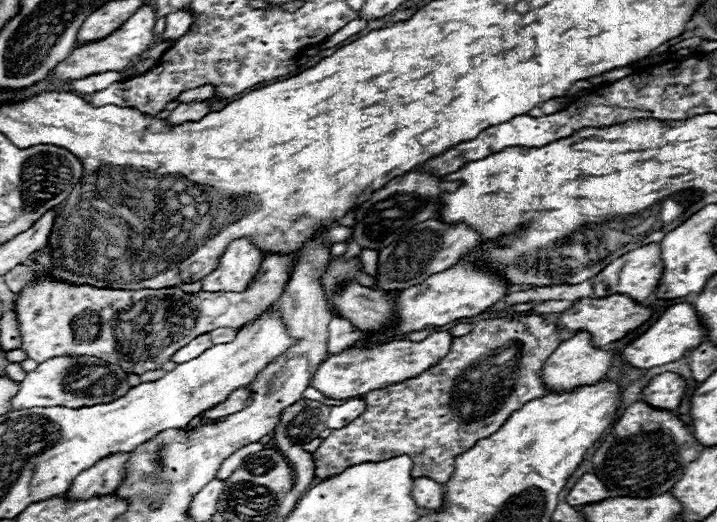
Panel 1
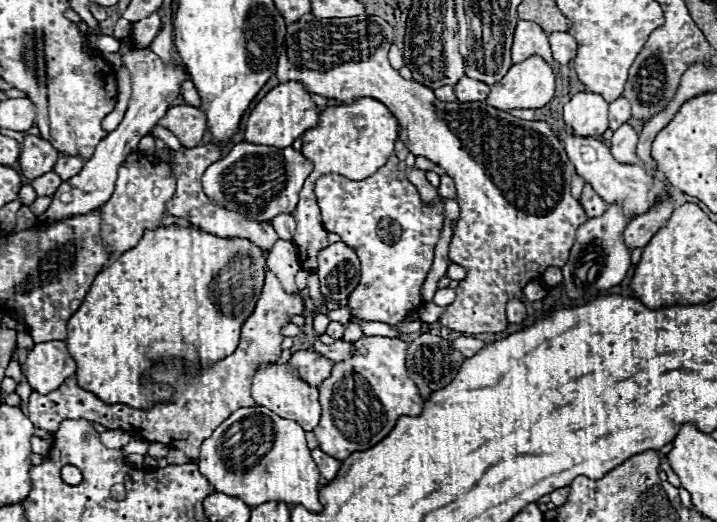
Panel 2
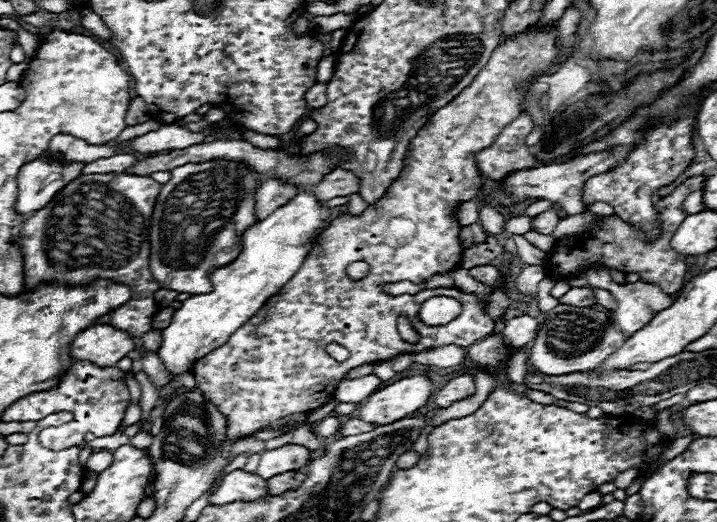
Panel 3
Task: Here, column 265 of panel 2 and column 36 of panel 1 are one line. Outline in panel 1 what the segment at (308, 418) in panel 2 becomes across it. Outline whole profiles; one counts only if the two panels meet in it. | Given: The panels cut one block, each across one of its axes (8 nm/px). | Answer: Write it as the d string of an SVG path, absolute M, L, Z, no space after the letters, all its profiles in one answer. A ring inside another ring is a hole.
M80 356L80 358L50 358L20 382L18 394L12 398L12 410L24 410L24 408L48 408L48 406L64 406L64 408L82 408L82 406L94 406L94 404L106 404L120 396L124 396L130 390L128 374L110 362L104 362L100 358L92 356Z

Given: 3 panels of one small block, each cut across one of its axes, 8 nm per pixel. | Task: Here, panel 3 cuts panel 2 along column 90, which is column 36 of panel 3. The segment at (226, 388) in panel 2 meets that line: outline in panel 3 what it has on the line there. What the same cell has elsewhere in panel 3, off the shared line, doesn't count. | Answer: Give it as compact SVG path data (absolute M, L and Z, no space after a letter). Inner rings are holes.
M76 362L70 372L62 378L62 382L48 390L36 392L26 398L14 402L4 414L2 422L26 422L26 420L40 420L48 414L56 414L60 410L68 410L74 414L74 420L60 426L44 430L42 444L50 446L52 450L62 450L64 446L80 446L84 442L84 434L92 432L96 436L110 436L116 432L120 422L124 420L124 412L130 402L130 392L126 386L126 374L116 366L92 366L92 362Z

